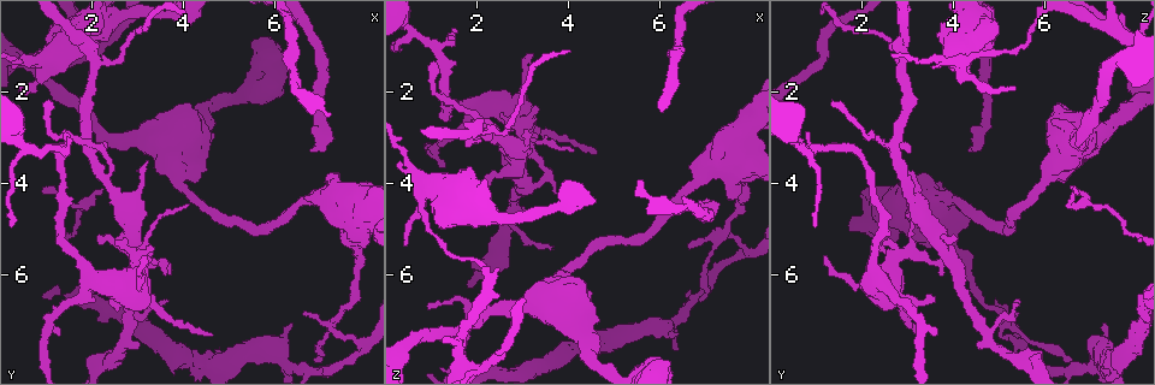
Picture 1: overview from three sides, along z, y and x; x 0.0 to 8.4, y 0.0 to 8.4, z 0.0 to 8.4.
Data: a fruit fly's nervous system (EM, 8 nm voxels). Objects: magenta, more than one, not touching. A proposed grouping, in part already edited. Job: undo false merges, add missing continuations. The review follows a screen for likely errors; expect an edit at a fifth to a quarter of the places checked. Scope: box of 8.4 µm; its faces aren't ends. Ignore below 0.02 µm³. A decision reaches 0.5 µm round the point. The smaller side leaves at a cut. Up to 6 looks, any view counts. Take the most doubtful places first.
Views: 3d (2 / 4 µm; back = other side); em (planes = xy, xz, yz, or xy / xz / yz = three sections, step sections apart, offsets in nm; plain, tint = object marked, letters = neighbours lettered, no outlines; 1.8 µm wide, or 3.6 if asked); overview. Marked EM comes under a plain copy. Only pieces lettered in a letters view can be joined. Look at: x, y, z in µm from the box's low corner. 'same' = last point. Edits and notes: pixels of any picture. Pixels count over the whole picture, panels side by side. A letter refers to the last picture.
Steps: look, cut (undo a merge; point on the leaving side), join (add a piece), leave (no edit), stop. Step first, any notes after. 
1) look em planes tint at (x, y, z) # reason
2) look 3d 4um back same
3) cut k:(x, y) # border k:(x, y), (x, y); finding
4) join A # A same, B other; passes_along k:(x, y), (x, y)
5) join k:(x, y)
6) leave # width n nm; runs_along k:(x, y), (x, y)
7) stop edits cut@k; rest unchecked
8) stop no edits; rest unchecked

look 3d 2um back at (2.25, 3.35, 3.05) # side arm on a straight run

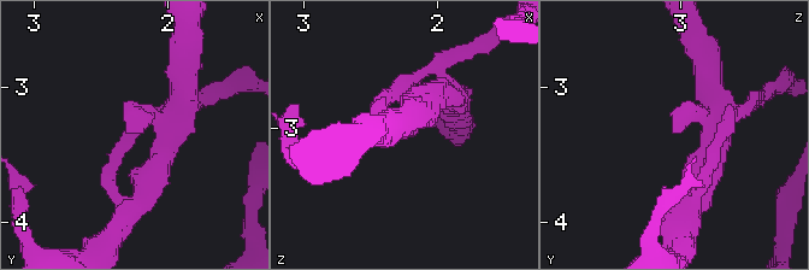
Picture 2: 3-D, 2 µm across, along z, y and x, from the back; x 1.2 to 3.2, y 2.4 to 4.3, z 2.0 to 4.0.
look em planes letters at (2.26, 3.34, 3.04) # arms 3

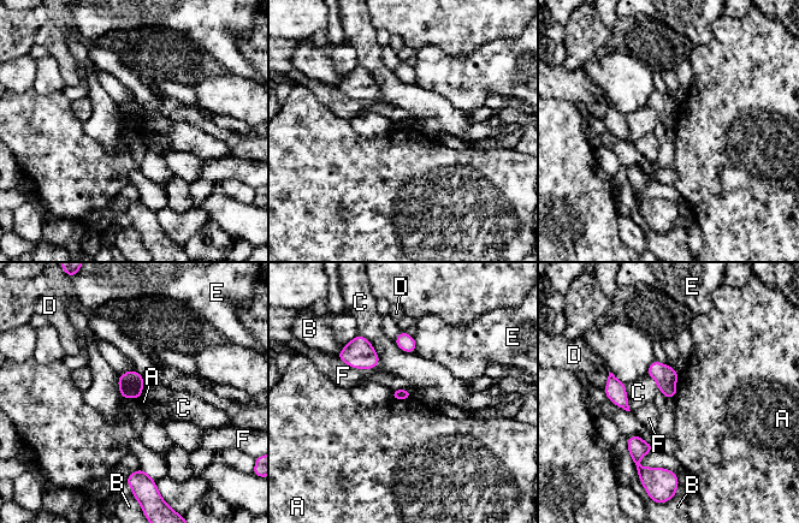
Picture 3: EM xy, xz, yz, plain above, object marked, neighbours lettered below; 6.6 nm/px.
leave # A other, B other, C other, D other, E other, F other; border 3:(680, 374), (676, 380), (675, 398); none of them fits

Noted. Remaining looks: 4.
look em planes tint at (7.25, 7.05, 5.20) # a fork

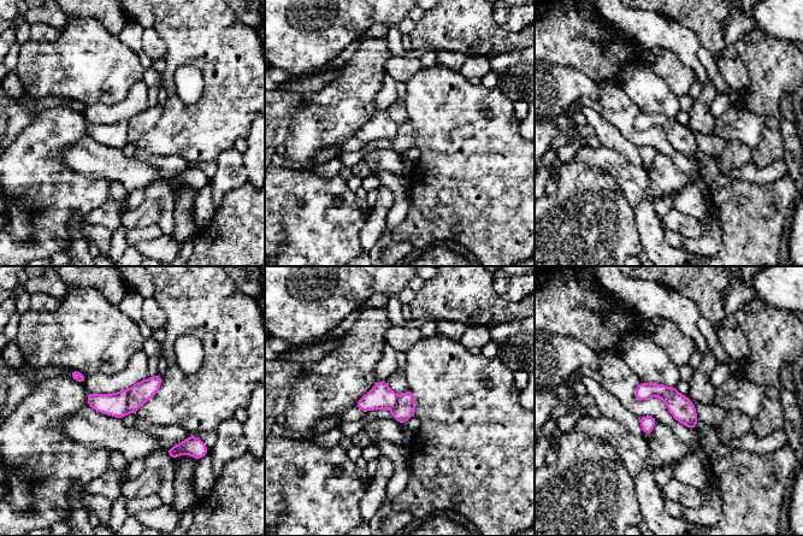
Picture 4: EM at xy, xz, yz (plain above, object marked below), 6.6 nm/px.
look em planes letters same # see the neighbours

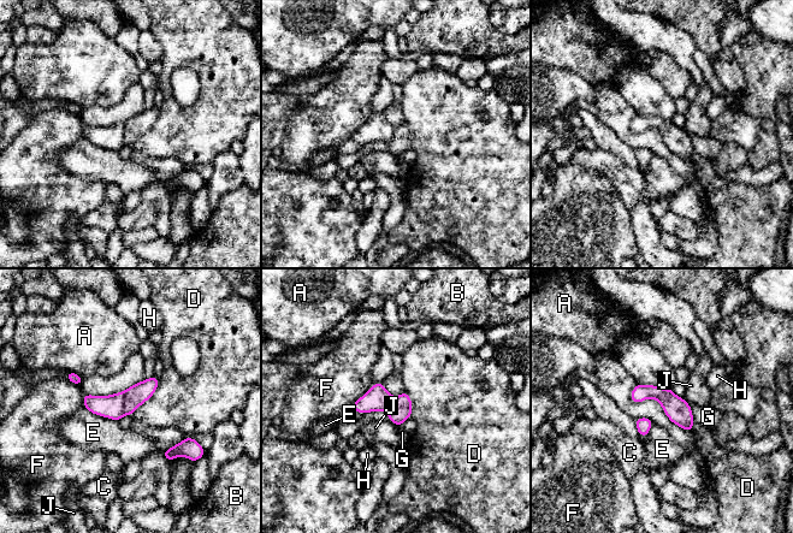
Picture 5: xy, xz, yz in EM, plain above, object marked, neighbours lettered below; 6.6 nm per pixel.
cut 5:(112, 407) # width 160 nm; A other, B other, C other, D other, E other, F other, G other, H other, J other; border 5:(123, 392), (124, 414); a second cell is stuck on

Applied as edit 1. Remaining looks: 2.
look em xy step 8 tint at (4.30, 2.95, 7.20) # calibre changes

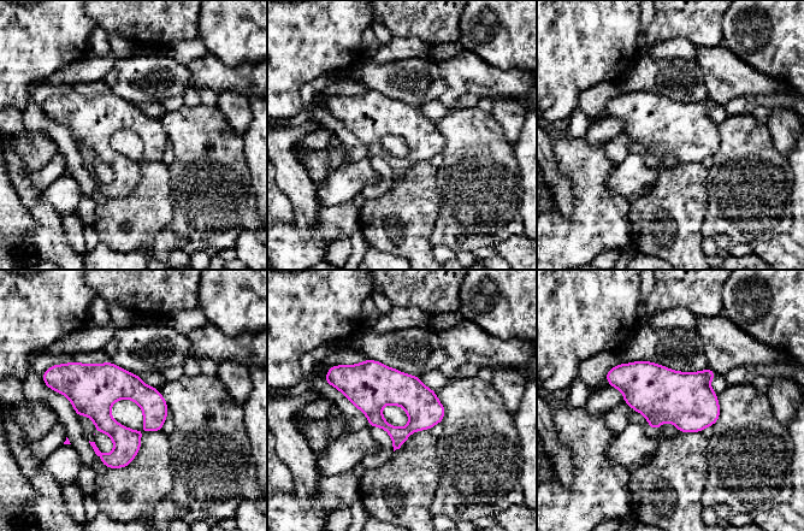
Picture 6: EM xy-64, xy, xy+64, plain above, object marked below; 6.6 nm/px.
look em planes letters same

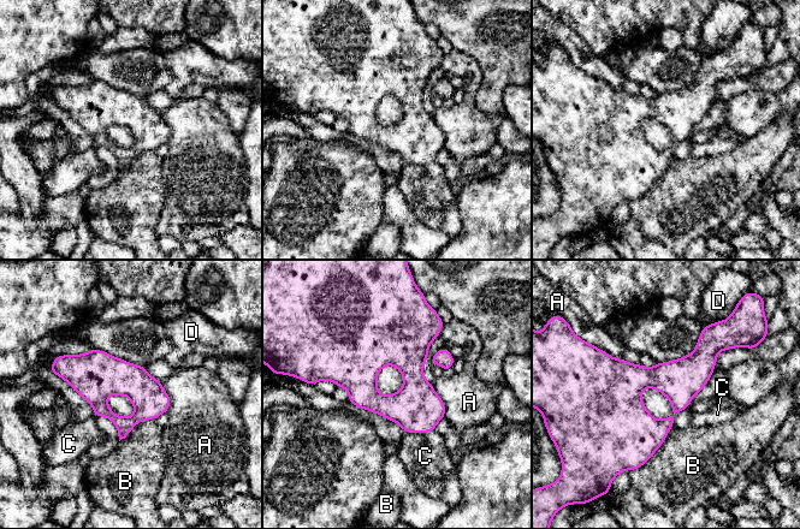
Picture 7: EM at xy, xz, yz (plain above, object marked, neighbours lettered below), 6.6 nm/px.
leave # A other, B other, C other, D other; border 7:(673, 426), (661, 446), (630, 470); all the same cell

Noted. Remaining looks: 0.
stop edits cut@5; rest unchecked

